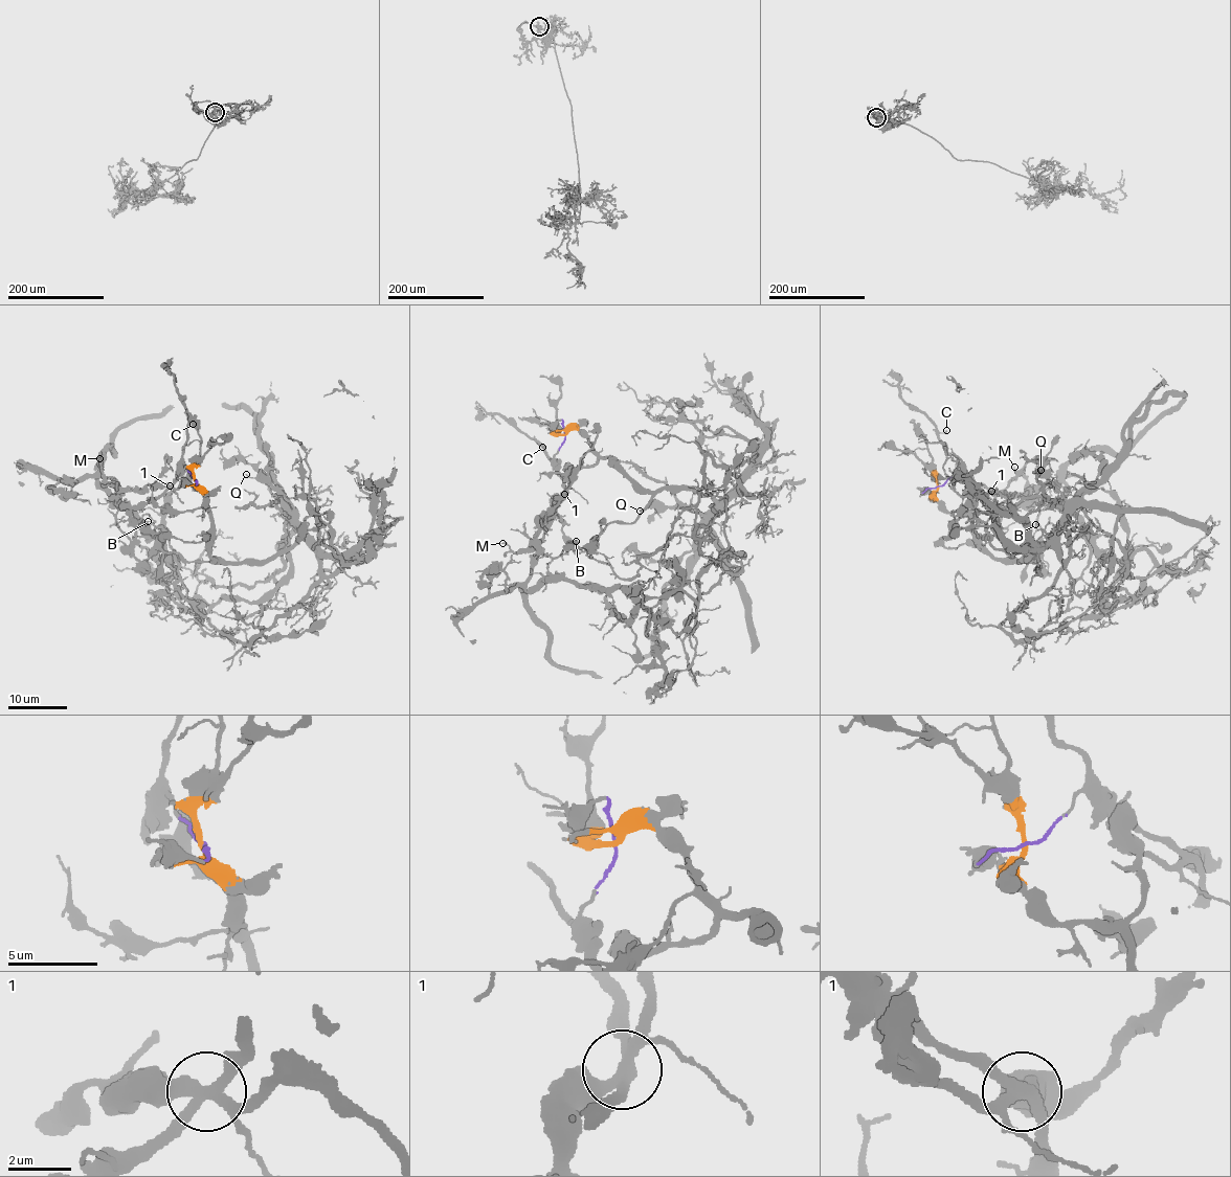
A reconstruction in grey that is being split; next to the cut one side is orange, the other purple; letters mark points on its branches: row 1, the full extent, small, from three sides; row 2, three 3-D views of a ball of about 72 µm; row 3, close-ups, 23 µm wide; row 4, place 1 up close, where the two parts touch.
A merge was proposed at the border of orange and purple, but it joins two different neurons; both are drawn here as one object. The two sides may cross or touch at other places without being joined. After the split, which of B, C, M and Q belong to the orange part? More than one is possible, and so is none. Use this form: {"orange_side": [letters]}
{"orange_side": ["M", "Q"]}

